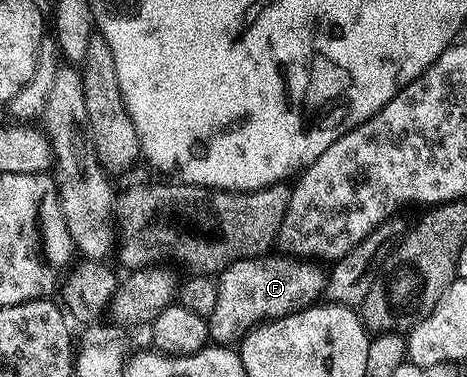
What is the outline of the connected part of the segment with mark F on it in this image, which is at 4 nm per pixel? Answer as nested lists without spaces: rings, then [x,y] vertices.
[[[268,253],[252,259],[239,259],[222,271],[218,276],[219,293],[217,306],[207,319],[210,338],[219,345],[235,345],[248,331],[258,327],[264,320],[279,319],[282,315],[292,315],[307,307],[318,304],[324,298],[328,286],[328,272],[322,271],[320,264],[311,257],[300,257],[290,253]]]

